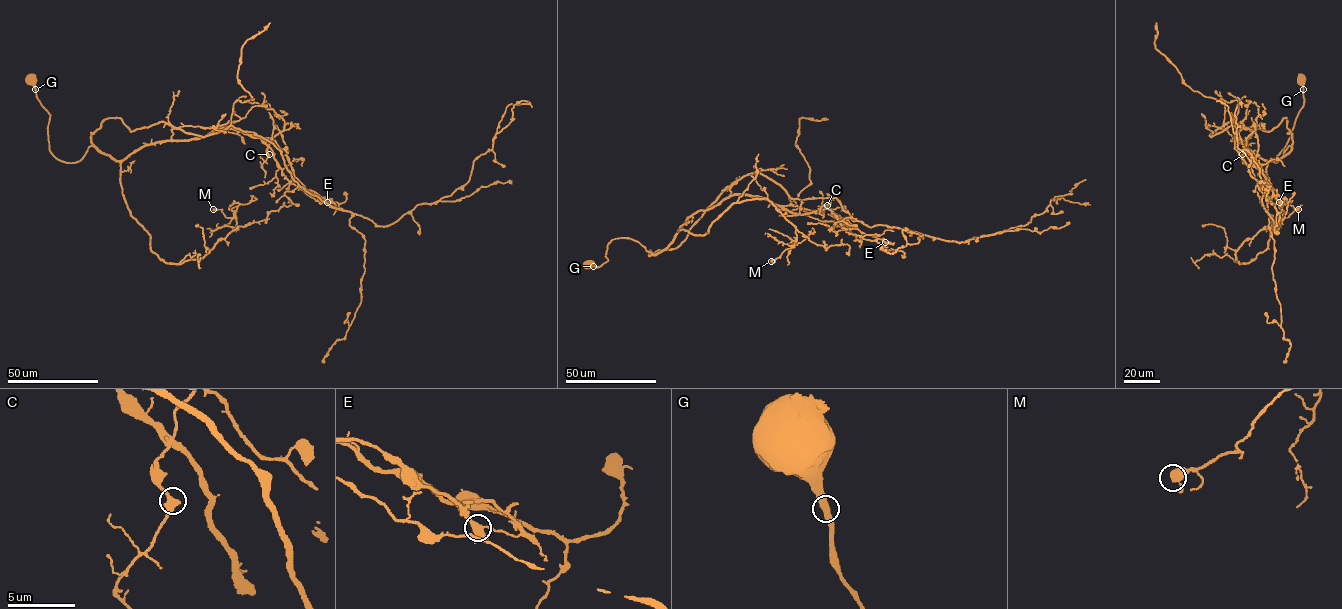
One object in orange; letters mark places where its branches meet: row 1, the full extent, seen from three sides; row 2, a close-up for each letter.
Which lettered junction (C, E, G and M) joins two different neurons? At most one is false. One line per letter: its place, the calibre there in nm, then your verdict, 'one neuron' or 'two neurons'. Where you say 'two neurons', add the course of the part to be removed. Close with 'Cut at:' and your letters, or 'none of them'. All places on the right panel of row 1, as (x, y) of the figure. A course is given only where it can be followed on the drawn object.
C: place (1242, 154); calibre 480 nm; one neuron
E: place (1279, 202); calibre 480 nm; two neurons; course (1279, 201), (1255, 159), (1257, 136), (1251, 117)
G: place (1303, 89); calibre 480 nm; one neuron
M: place (1298, 209); calibre 460 nm; one neuron
Cut at: E

